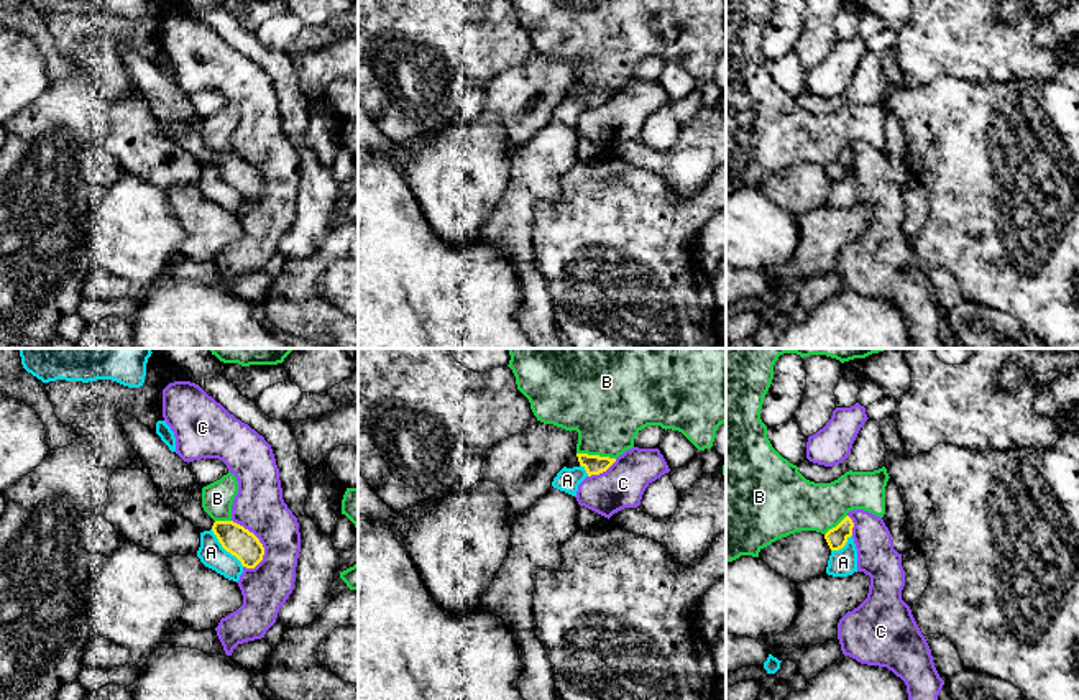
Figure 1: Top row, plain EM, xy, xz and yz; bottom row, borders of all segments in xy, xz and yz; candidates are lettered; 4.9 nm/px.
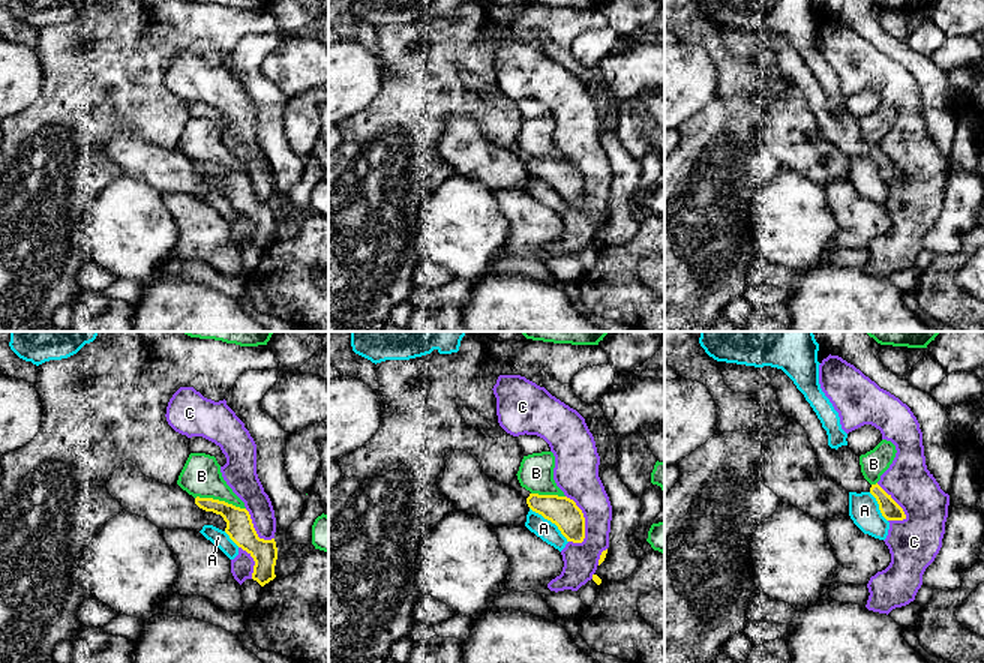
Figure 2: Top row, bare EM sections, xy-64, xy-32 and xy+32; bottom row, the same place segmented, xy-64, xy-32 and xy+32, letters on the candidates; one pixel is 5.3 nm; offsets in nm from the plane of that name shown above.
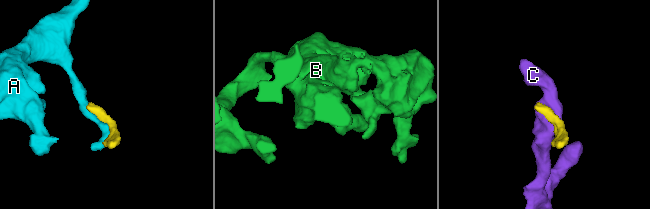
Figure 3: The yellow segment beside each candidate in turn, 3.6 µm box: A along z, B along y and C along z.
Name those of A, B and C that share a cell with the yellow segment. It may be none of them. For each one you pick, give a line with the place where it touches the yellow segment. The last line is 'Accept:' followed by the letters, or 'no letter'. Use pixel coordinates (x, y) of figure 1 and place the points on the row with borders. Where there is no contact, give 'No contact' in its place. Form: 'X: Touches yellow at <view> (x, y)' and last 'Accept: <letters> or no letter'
Accept: no letter

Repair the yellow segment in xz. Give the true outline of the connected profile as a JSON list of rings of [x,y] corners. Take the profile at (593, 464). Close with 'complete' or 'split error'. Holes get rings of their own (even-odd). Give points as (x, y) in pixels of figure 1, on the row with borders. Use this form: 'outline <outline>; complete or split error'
outline [[[575,454],[568,458],[565,467],[573,468],[581,465],[586,470],[588,477],[591,477],[606,472],[614,462],[616,458],[609,458],[609,457]]]; split error

